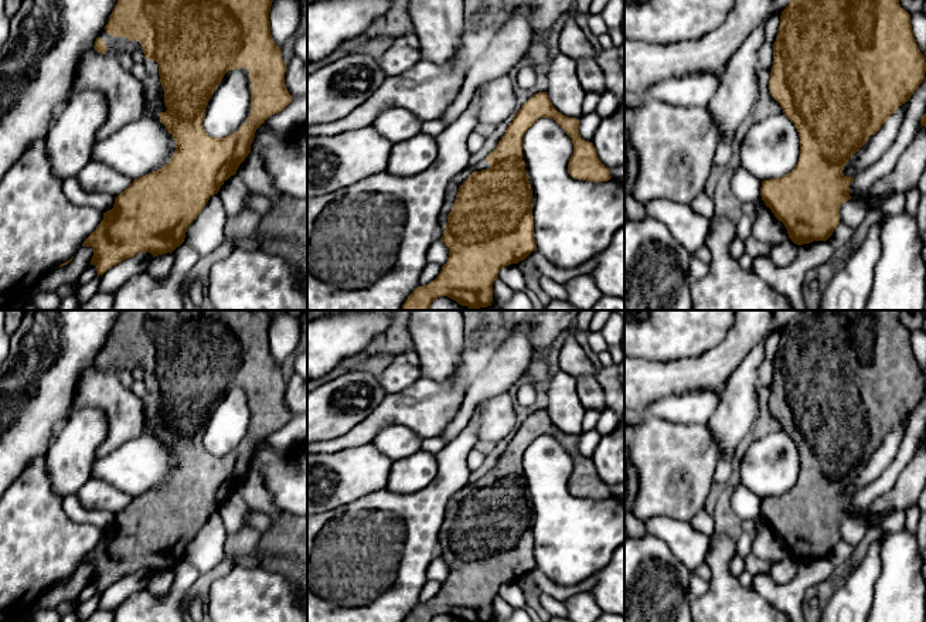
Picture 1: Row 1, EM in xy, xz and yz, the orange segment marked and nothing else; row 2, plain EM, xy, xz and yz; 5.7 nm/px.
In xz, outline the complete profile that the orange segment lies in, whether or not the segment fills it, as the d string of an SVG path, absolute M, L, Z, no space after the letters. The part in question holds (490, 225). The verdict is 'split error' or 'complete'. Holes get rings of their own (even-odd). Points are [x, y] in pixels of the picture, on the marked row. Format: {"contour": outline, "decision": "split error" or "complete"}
{"contour": "M547 92L532 95L514 115L497 147L486 159L469 164L447 184L439 214L439 225L445 230L440 241L449 248L447 262L435 281L418 286L408 296L401 310L429 310L430 303L440 296L447 296L470 310L491 306L493 283L498 272L537 249L532 190L522 160L522 139L541 118L554 119L572 139L573 154L568 163L568 173L573 179L596 183L612 179L593 143L581 137L579 119L558 112Z", "decision": "split error"}

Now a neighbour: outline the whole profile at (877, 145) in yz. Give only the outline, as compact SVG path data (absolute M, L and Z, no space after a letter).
M909 101L902 103L881 129L868 137L867 143L845 163L844 176L855 177L872 166L892 146L905 119L908 105Z

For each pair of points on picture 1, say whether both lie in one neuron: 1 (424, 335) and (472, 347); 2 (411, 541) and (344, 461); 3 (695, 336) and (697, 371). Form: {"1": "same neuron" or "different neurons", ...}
{"1": "different neurons", "2": "different neurons", "3": "different neurons"}

